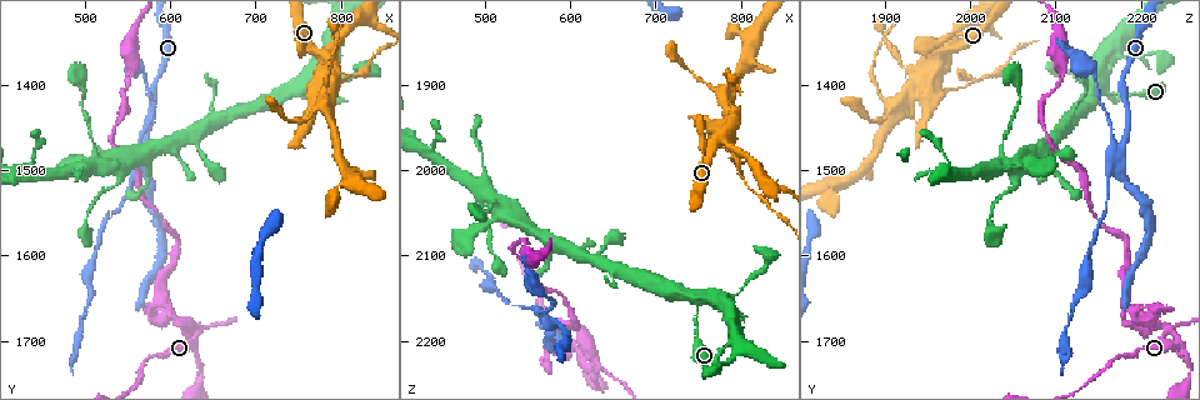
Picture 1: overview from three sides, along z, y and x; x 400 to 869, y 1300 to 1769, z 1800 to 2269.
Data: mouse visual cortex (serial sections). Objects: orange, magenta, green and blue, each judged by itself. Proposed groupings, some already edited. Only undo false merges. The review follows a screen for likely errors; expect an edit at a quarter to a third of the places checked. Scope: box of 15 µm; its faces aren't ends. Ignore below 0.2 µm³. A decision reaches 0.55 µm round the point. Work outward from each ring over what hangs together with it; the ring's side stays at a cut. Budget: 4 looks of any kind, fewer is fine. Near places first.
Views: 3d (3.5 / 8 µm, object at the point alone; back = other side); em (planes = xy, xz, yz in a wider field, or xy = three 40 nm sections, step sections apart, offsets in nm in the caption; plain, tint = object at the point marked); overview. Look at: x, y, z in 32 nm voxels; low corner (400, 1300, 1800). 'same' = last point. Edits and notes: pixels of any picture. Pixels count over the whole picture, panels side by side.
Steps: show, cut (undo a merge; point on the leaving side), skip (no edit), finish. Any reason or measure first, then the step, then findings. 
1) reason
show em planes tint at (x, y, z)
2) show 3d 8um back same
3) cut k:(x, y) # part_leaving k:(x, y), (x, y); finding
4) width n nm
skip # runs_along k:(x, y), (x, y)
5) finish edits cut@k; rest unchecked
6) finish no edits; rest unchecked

show 3d 3.5um back at (565, 1485, 2170)

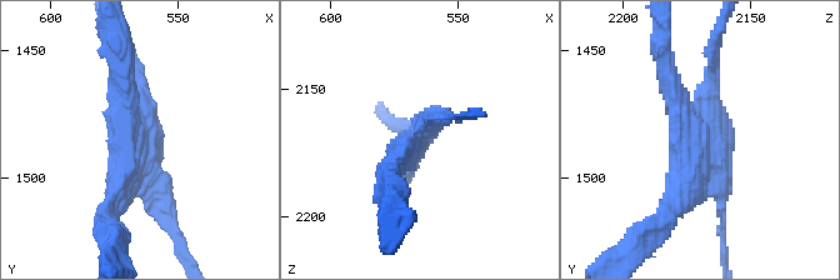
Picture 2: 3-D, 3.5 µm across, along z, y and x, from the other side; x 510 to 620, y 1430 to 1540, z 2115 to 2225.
arms 4; arm_widths 200, 250, 300, 300 nm; now the EM
show em planes tint at (569, 1482, 2171)

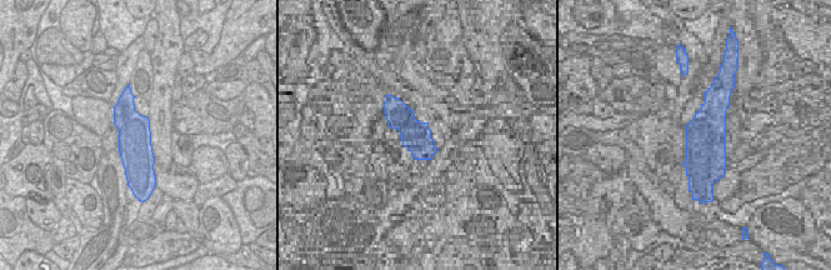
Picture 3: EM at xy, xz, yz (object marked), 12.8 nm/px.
width 420 nm
cut 2:(714, 65) # part_leaving 2:(714, 155), (720, 175), (724, 259); two cells meet here

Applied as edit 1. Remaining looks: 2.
abrupt turn
show 3d 3.5um at (630, 1690, 2230)

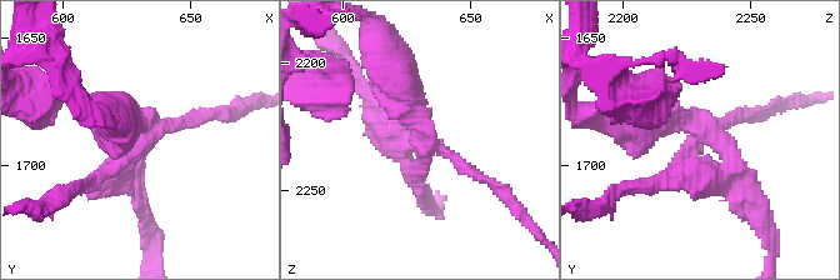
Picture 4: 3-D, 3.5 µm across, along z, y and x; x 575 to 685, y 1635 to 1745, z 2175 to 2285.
arms 3; arm_widths 150, 200, 500 nm; shape alone is not enough
show em xy step 5 tint at (631, 1688, 2229)

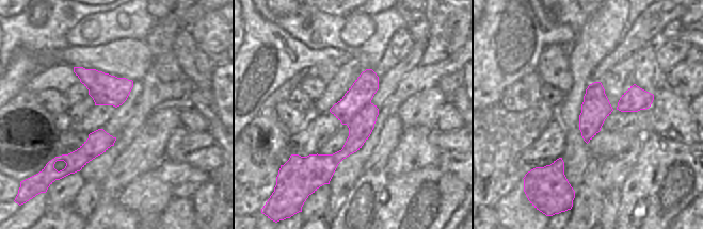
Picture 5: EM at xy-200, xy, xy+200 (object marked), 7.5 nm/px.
cut 4:(406, 106) # part_leaving 4:(424, 138), (378, 35); a second cell is stuck on

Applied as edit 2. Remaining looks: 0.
finish edits cut@2, cut@4; rest unchecked

